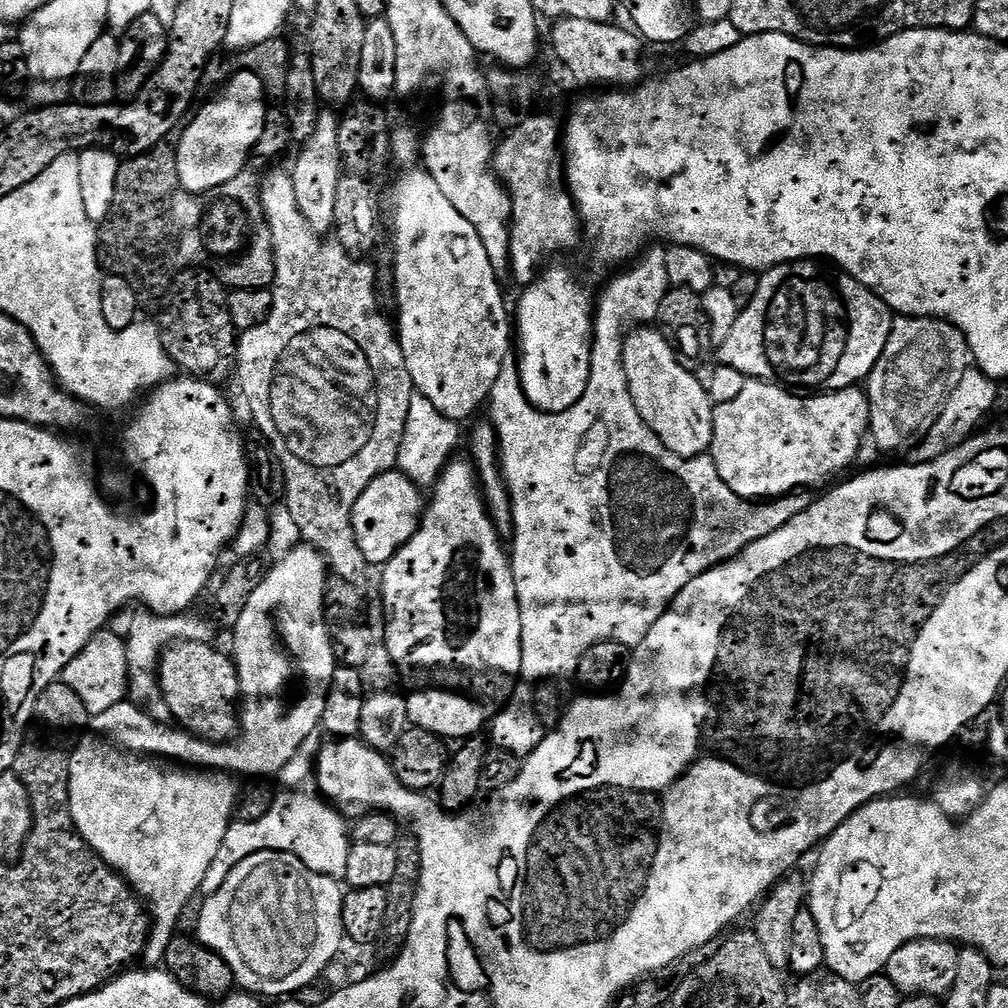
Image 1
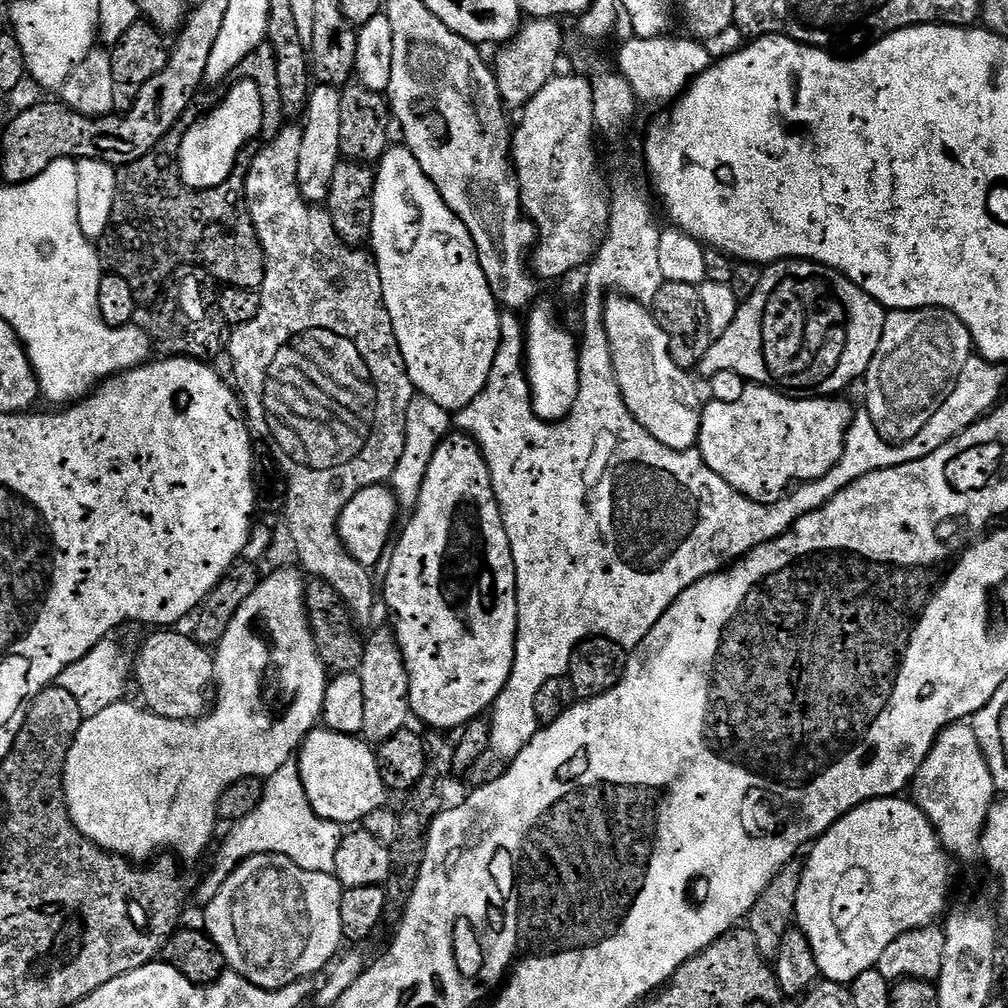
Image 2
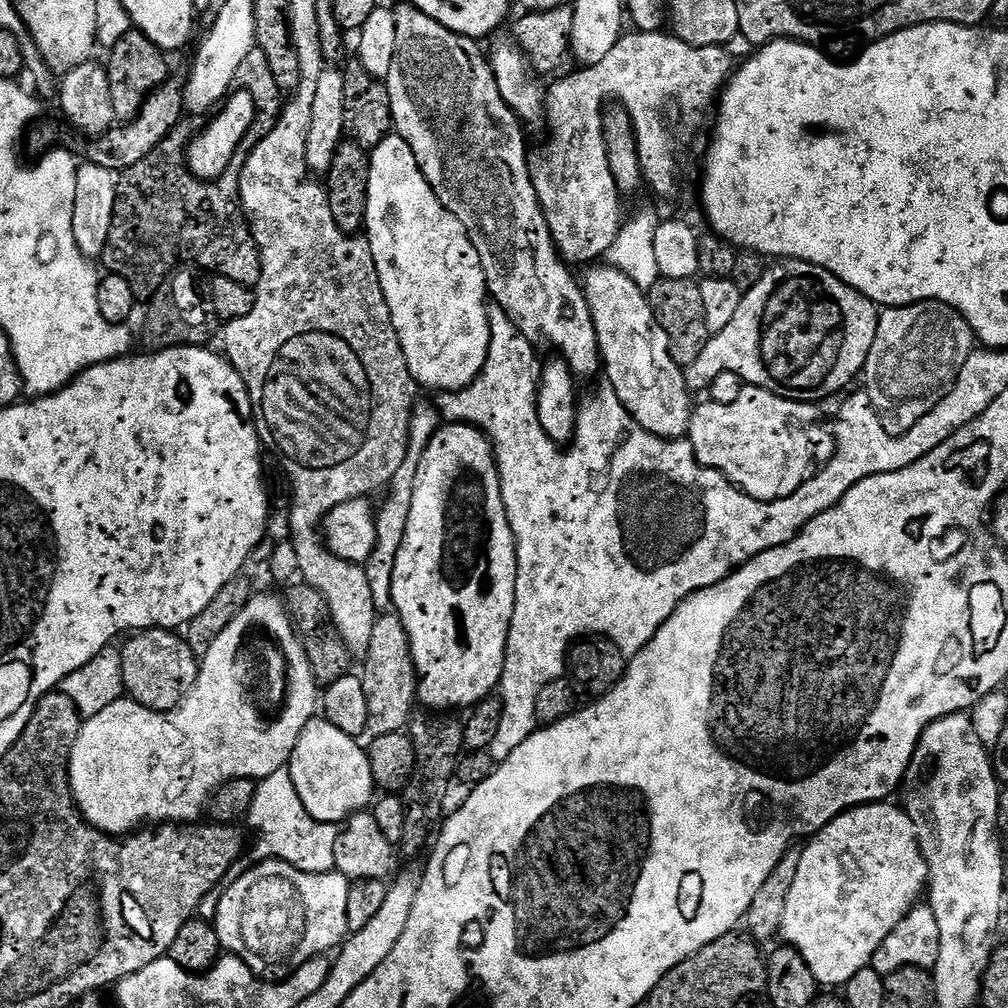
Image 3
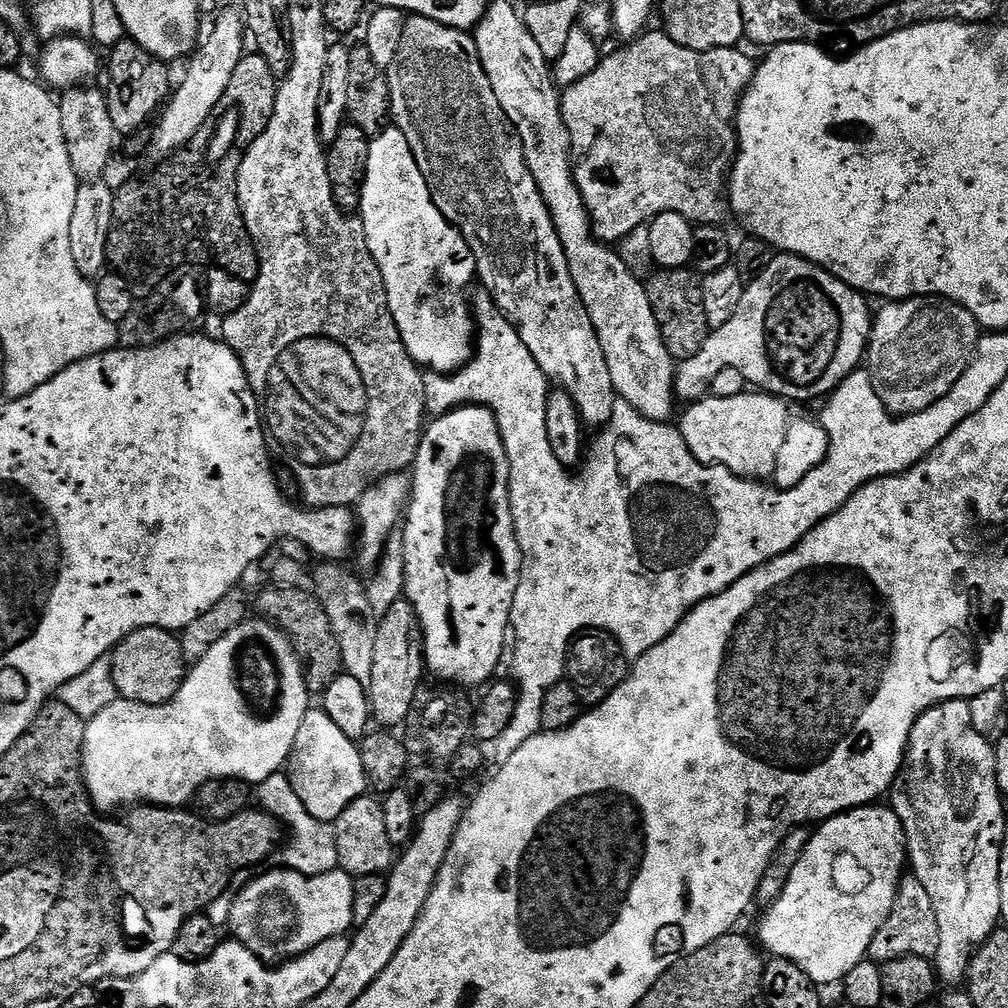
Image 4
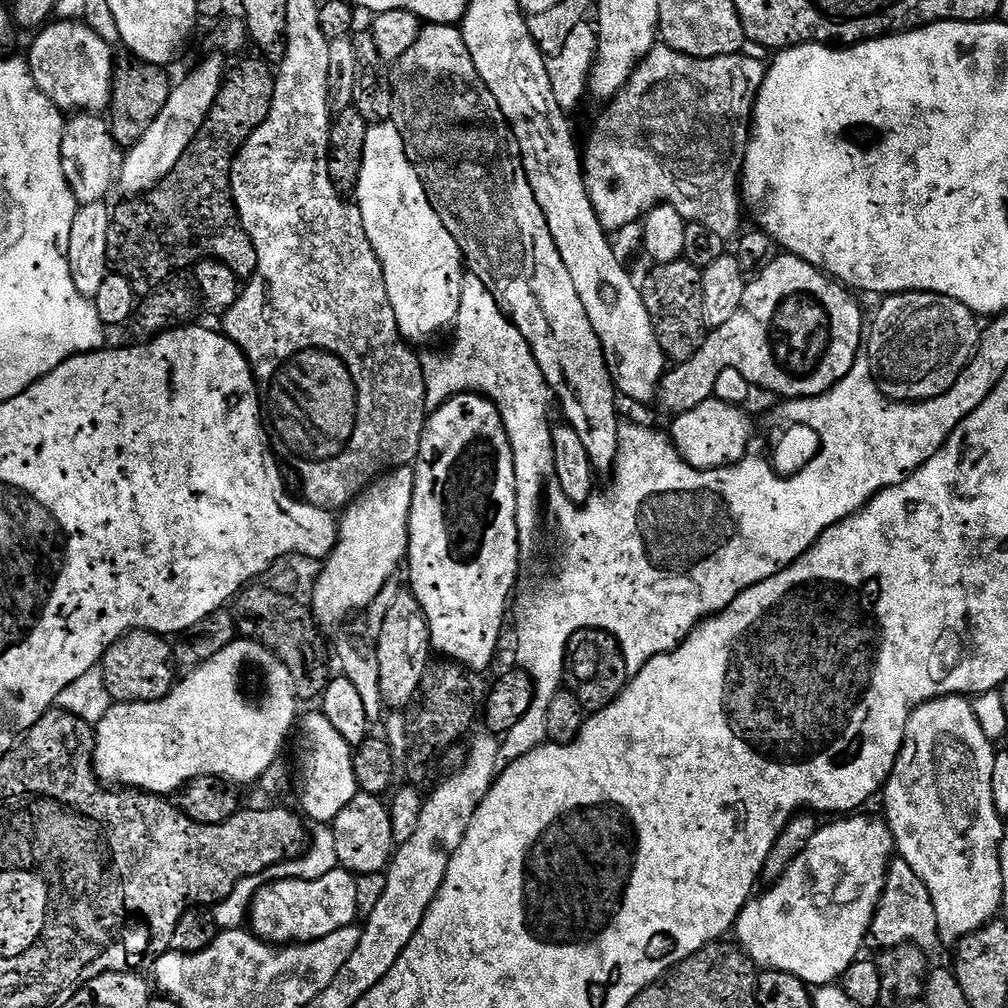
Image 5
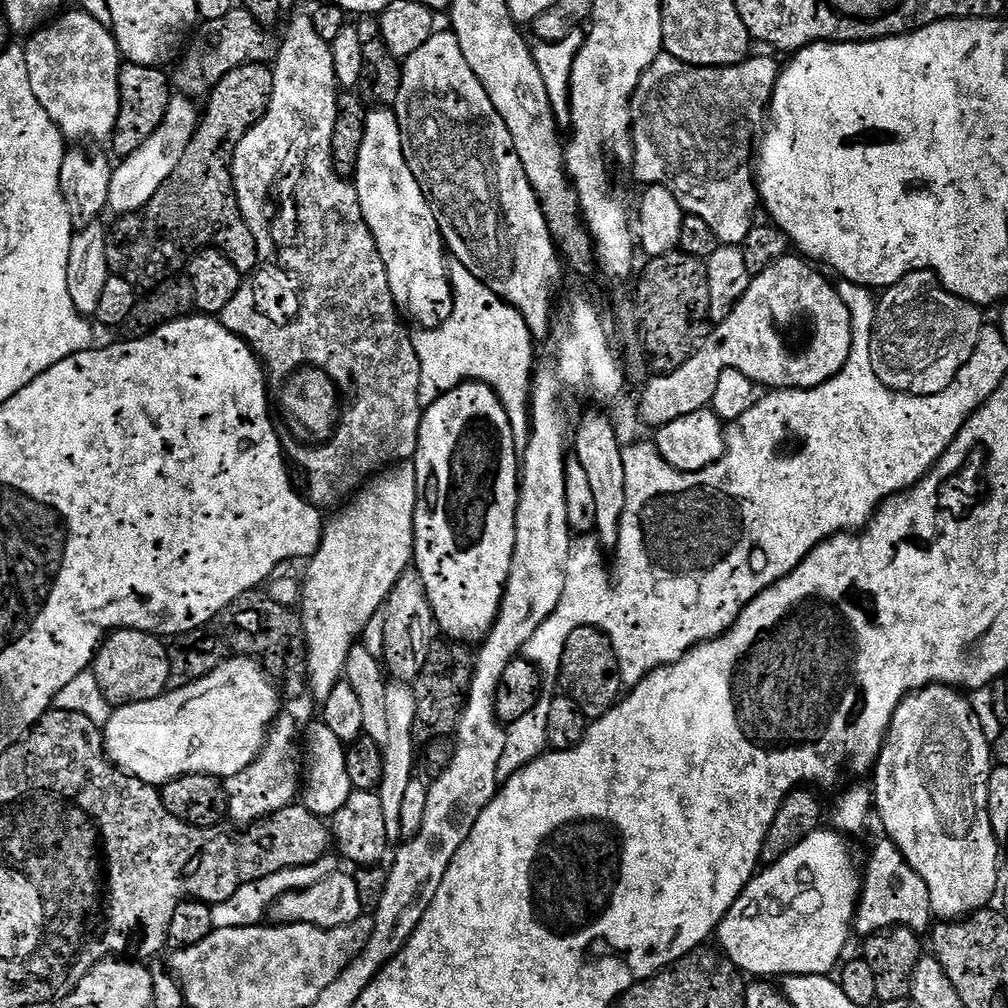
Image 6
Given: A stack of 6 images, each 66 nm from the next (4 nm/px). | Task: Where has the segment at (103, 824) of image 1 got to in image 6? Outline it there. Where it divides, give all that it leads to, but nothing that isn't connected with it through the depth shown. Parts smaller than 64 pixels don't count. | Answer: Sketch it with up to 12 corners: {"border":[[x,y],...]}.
{"border":[[260,662],[119,705],[116,767],[163,786],[246,770],[282,712]]}

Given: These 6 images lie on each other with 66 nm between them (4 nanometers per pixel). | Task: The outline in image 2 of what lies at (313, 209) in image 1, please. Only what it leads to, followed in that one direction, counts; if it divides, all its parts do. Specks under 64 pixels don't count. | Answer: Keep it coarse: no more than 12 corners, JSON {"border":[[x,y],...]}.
{"border":[[317,83],[302,117],[300,193],[324,202],[342,161],[341,89]]}

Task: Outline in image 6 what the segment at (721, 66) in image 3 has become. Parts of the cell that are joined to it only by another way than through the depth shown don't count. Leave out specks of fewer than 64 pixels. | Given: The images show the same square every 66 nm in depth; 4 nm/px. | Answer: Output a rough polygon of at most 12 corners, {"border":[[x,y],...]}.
{"border":[[661,54],[632,96],[632,163],[721,245],[756,208],[780,68]]}

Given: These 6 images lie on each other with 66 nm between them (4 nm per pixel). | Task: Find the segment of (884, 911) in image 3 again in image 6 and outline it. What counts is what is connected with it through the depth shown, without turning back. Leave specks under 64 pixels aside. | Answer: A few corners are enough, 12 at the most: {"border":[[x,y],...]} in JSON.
{"border":[[835,830],[753,876],[718,929],[752,978],[822,976],[862,876]]}

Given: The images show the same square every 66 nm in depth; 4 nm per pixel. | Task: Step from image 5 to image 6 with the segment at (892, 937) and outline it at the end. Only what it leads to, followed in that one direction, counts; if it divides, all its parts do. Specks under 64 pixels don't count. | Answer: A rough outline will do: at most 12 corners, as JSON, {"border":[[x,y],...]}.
{"border":[[880,838],[862,872],[855,931],[929,931],[926,882]]}

